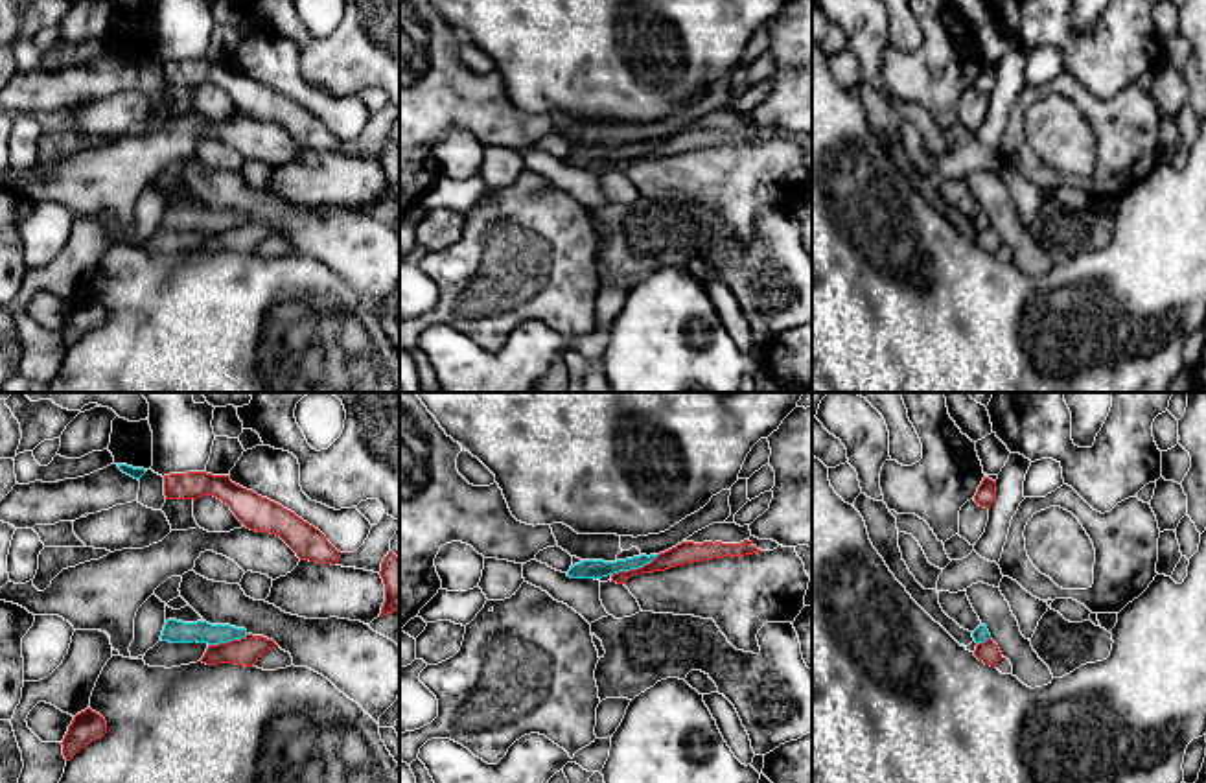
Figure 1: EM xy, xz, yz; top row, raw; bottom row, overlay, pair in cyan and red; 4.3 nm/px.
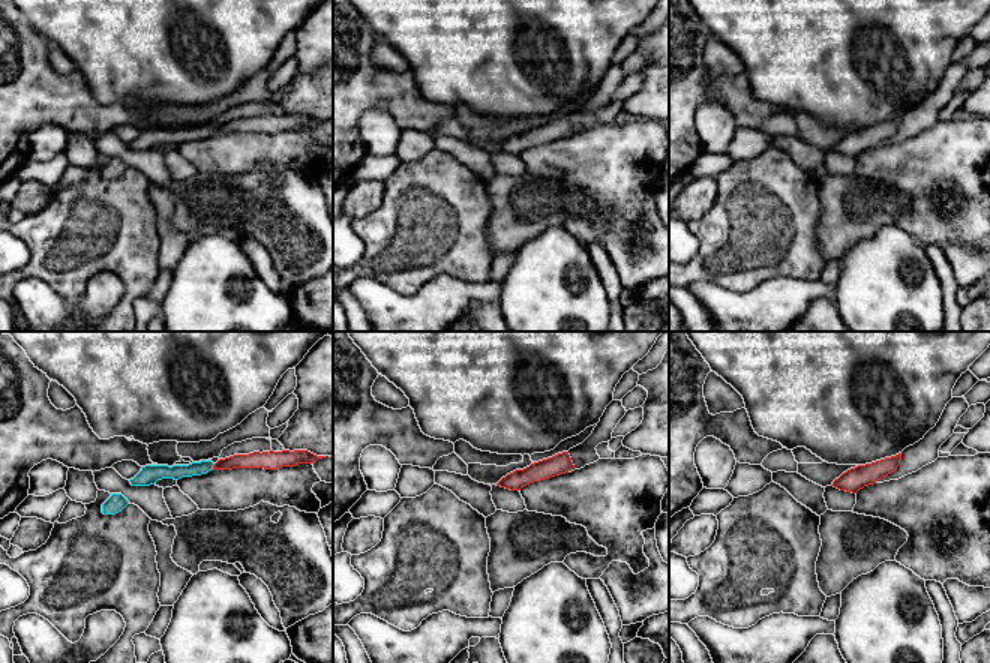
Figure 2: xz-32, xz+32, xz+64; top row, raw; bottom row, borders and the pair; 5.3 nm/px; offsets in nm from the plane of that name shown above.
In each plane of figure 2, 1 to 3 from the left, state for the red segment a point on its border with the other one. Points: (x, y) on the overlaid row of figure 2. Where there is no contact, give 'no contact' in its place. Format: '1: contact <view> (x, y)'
1: contact xz-32 (212, 467)
2: no contact
3: no contact

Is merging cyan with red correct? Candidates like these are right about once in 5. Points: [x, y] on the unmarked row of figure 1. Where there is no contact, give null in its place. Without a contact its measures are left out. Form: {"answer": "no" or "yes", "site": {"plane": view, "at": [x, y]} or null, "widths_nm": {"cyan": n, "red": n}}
{"answer": "no", "site": {"plane": "xz", "at": [634, 155]}, "widths_nm": {"cyan": 80, "red": 100}}

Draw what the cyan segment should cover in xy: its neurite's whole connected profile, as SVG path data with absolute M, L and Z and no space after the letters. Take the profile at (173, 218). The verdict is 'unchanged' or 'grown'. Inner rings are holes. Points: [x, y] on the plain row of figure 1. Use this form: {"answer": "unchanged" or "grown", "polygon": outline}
{"answer": "unchanged", "polygon": "M168 206L160 227L169 230L208 230L219 232L232 227L241 227L247 223L245 216L236 216L230 212L210 212L206 208L182 210L177 206Z"}

